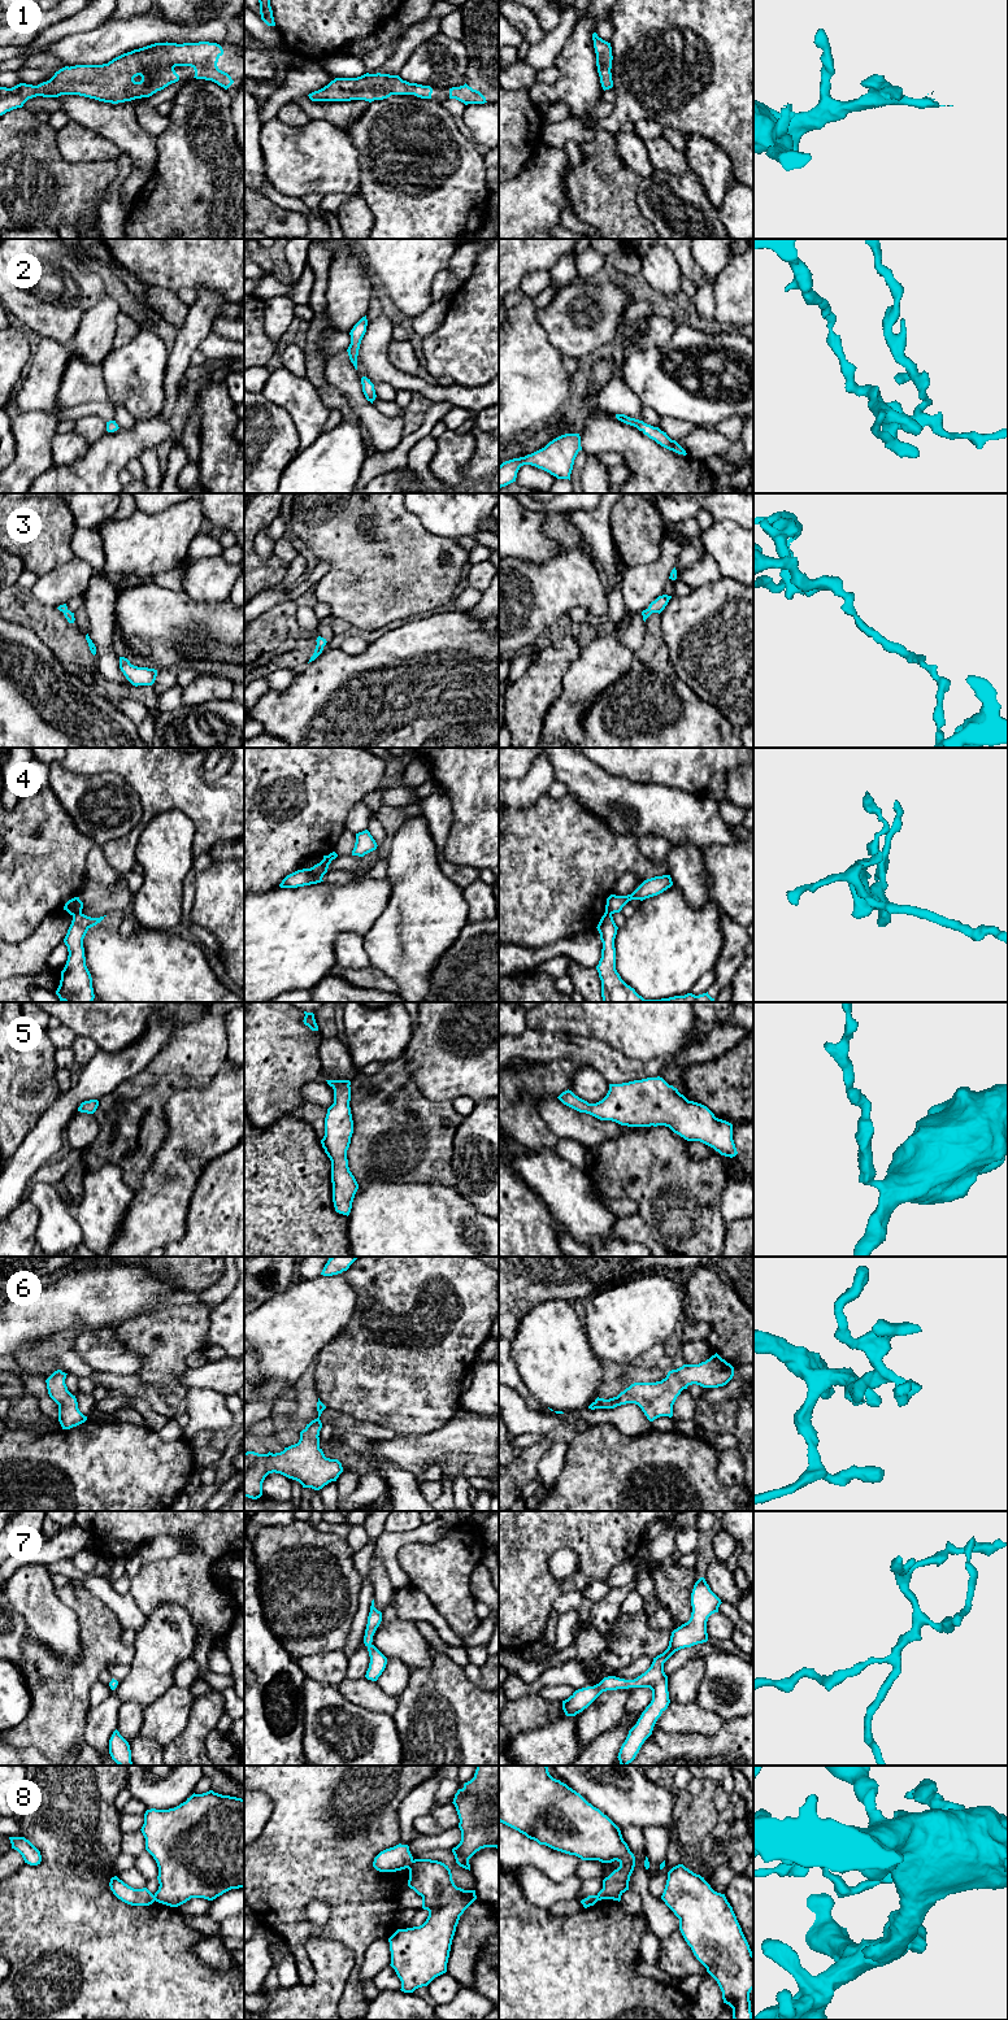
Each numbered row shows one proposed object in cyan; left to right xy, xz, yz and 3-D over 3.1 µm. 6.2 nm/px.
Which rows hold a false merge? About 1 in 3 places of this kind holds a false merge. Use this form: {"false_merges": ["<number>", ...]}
{"false_merges": ["4", "8"]}

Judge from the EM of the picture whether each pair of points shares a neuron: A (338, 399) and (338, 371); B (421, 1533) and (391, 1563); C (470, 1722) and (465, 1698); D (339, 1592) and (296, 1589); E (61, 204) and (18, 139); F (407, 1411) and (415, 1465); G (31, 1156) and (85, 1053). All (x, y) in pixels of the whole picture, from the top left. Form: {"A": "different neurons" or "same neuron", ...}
{"A": "different neurons", "B": "same neuron", "C": "same neuron", "D": "same neuron", "E": "same neuron", "F": "different neurons", "G": "different neurons"}

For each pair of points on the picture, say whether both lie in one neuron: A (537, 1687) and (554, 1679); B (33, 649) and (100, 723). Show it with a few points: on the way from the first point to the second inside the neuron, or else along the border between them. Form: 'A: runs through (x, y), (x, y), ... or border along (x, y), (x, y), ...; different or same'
A: runs through (541, 1683), (544, 1679), (550, 1679); same
B: runs through (44, 667), (82, 705); same

